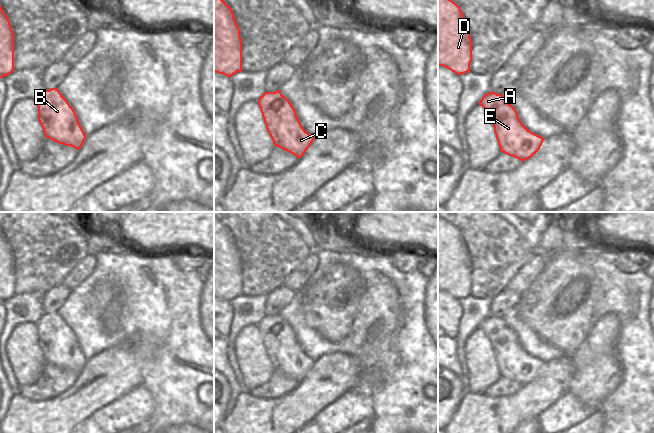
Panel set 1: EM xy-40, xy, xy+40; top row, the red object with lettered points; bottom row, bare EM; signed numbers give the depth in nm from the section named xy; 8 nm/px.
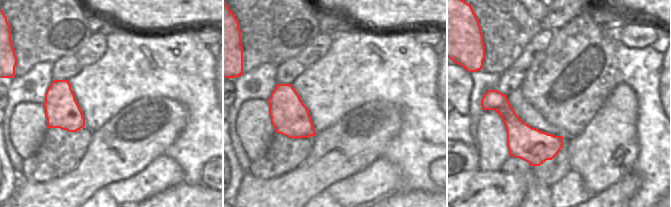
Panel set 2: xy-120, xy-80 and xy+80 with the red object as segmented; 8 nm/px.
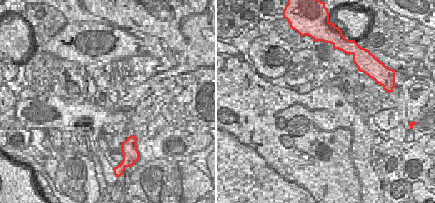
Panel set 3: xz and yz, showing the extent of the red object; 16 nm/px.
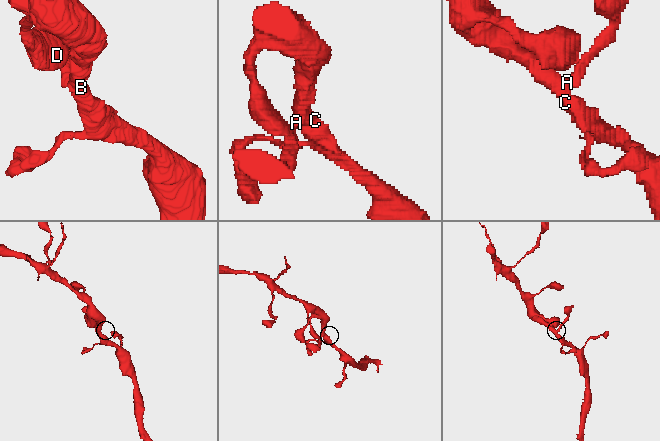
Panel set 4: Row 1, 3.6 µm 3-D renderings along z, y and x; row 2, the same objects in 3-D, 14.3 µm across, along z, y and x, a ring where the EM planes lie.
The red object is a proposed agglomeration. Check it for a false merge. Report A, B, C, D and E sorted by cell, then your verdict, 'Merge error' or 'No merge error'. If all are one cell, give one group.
Groups: A B C D E. No merge error

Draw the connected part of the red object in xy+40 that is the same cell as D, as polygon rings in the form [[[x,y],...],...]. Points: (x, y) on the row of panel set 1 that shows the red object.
[[[438,0],[438,66],[457,75],[470,72],[472,39],[460,7],[452,0]]]

